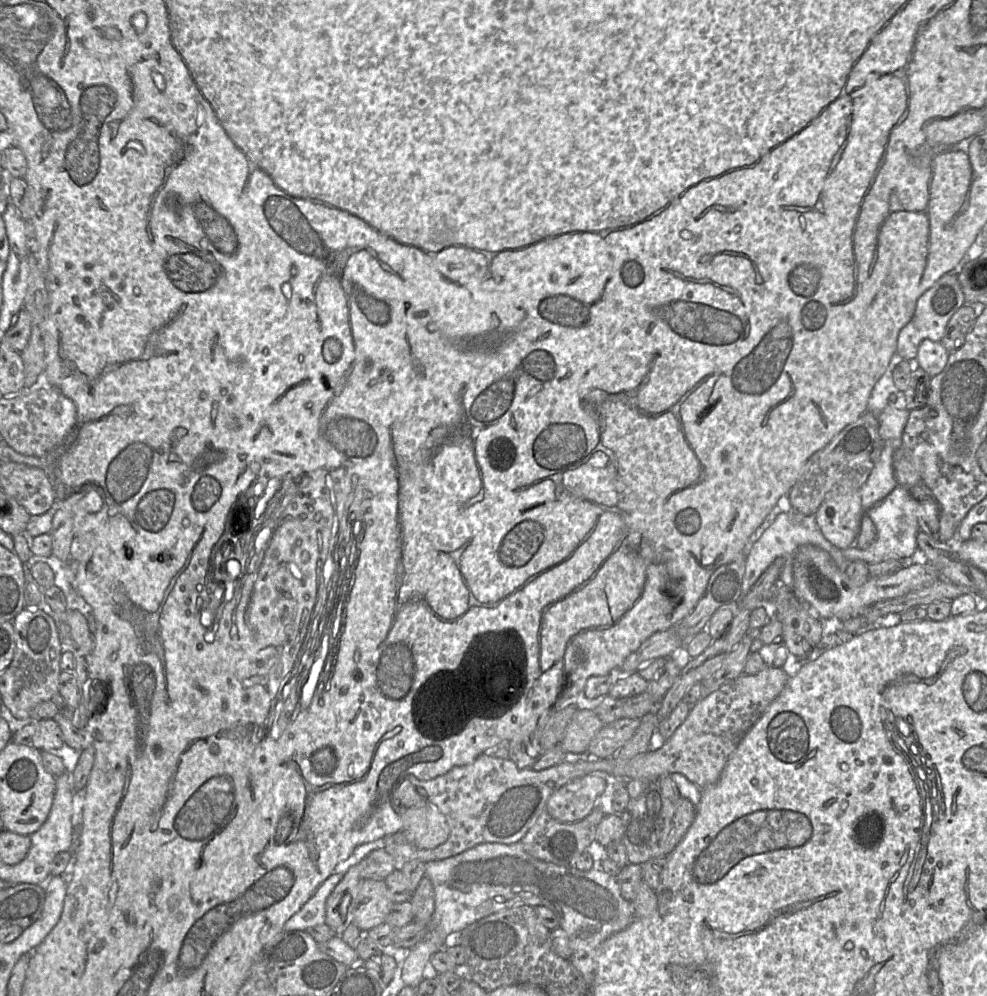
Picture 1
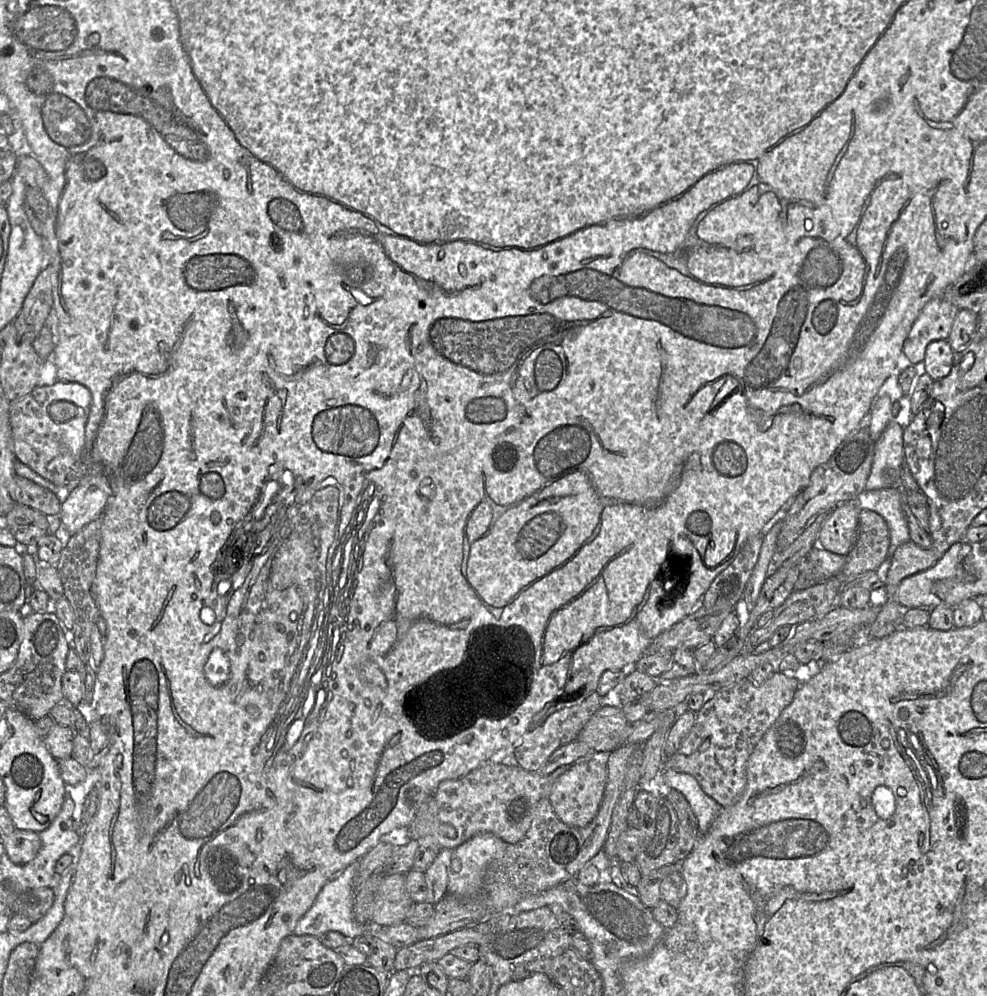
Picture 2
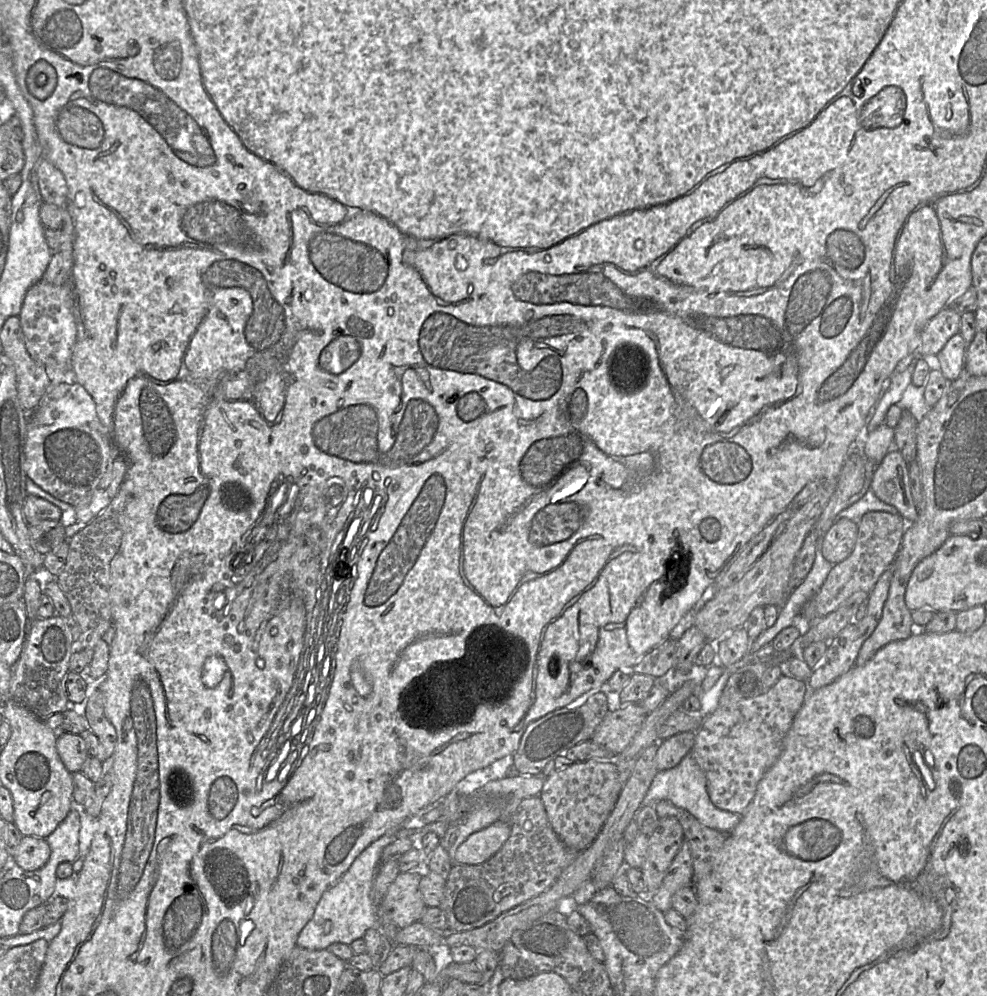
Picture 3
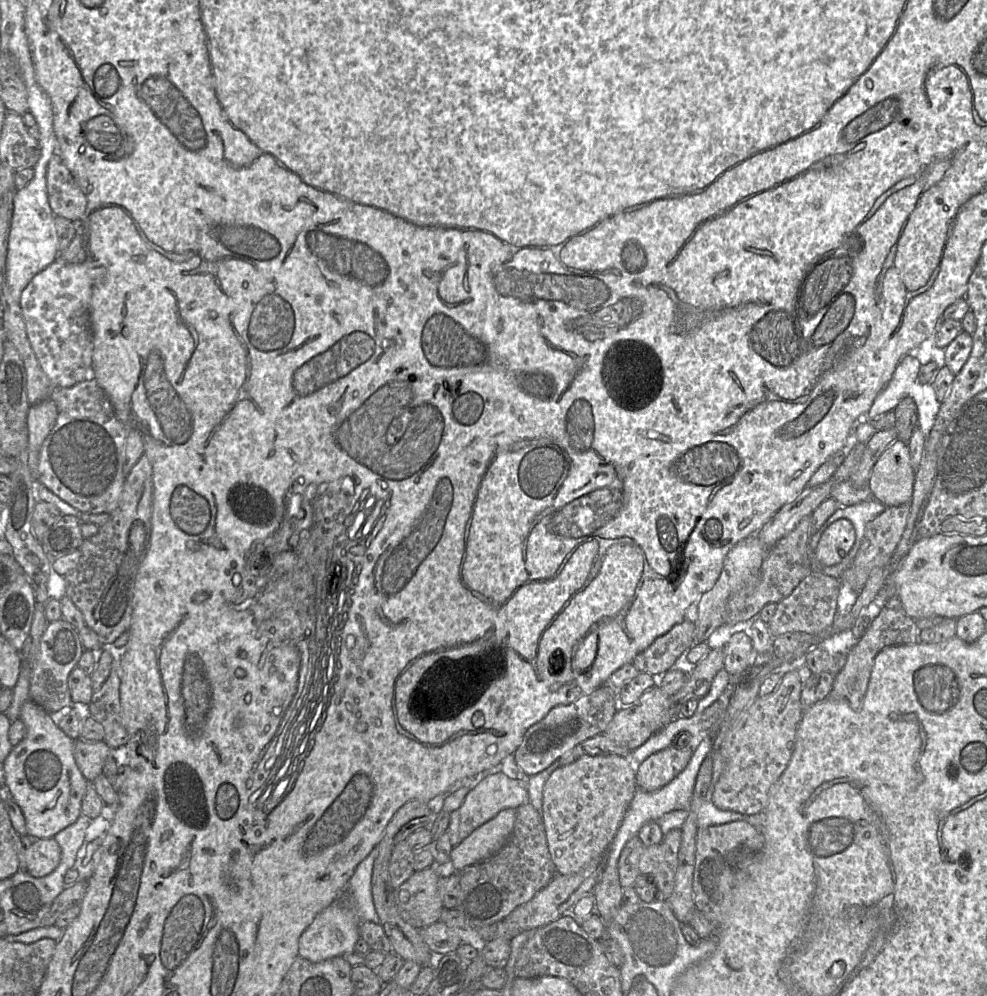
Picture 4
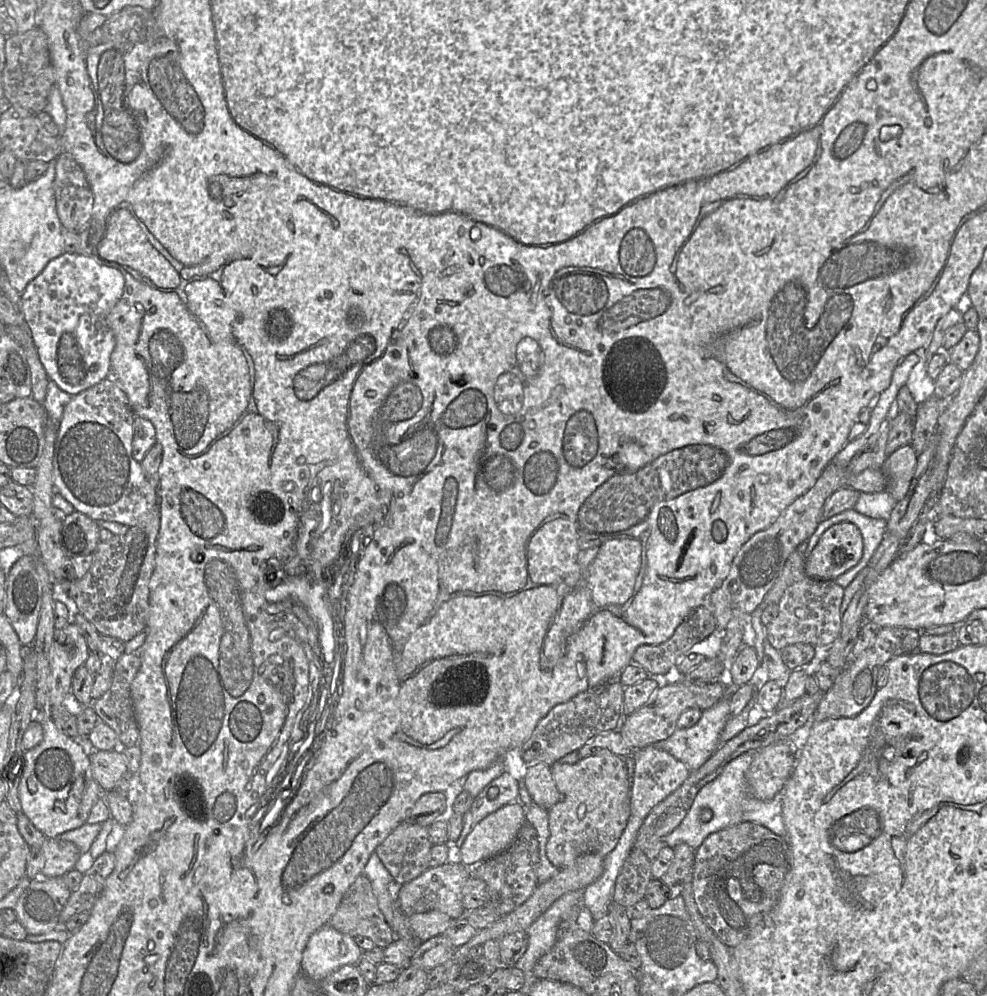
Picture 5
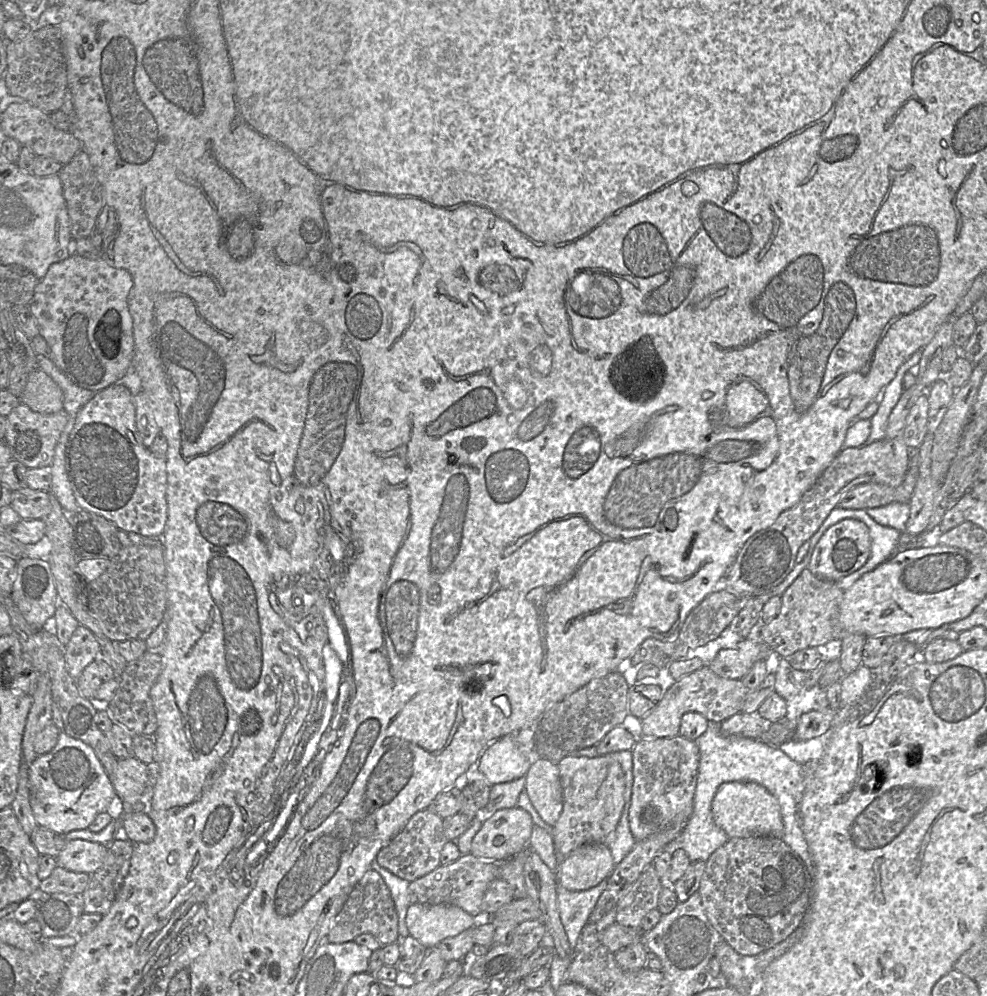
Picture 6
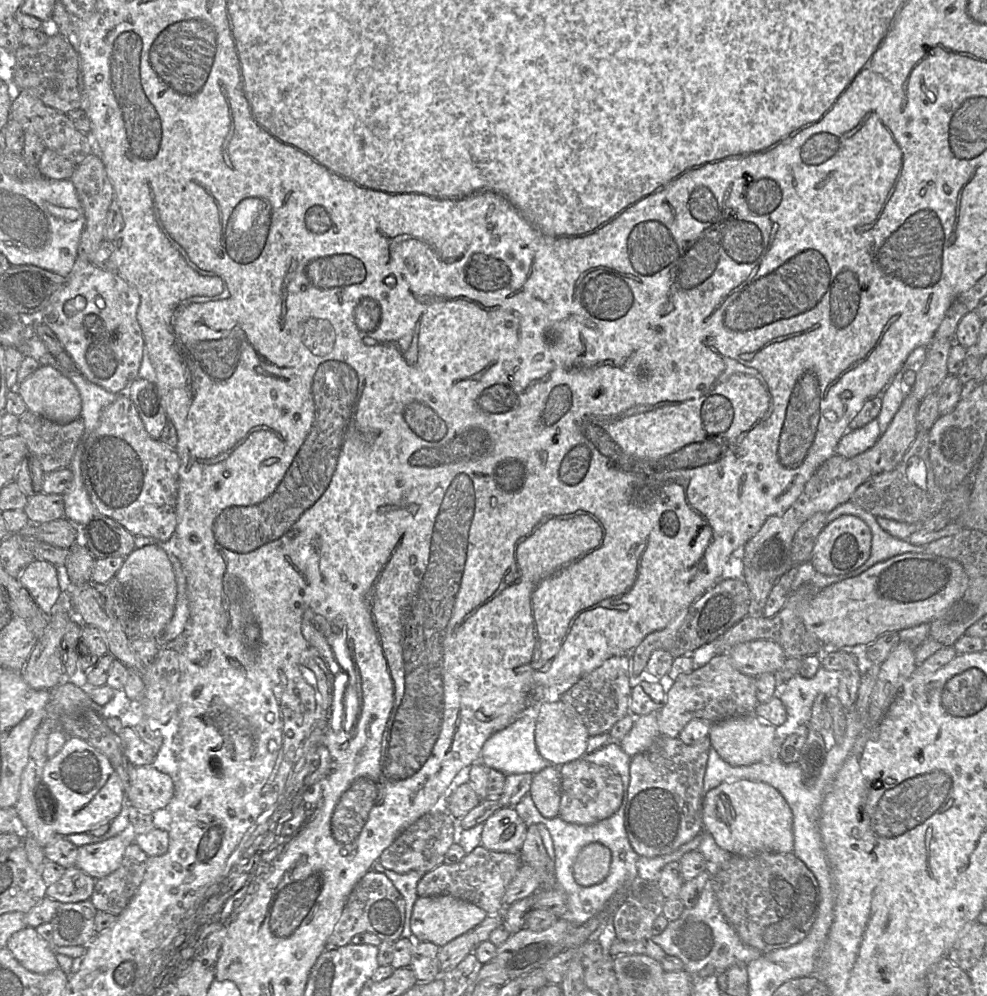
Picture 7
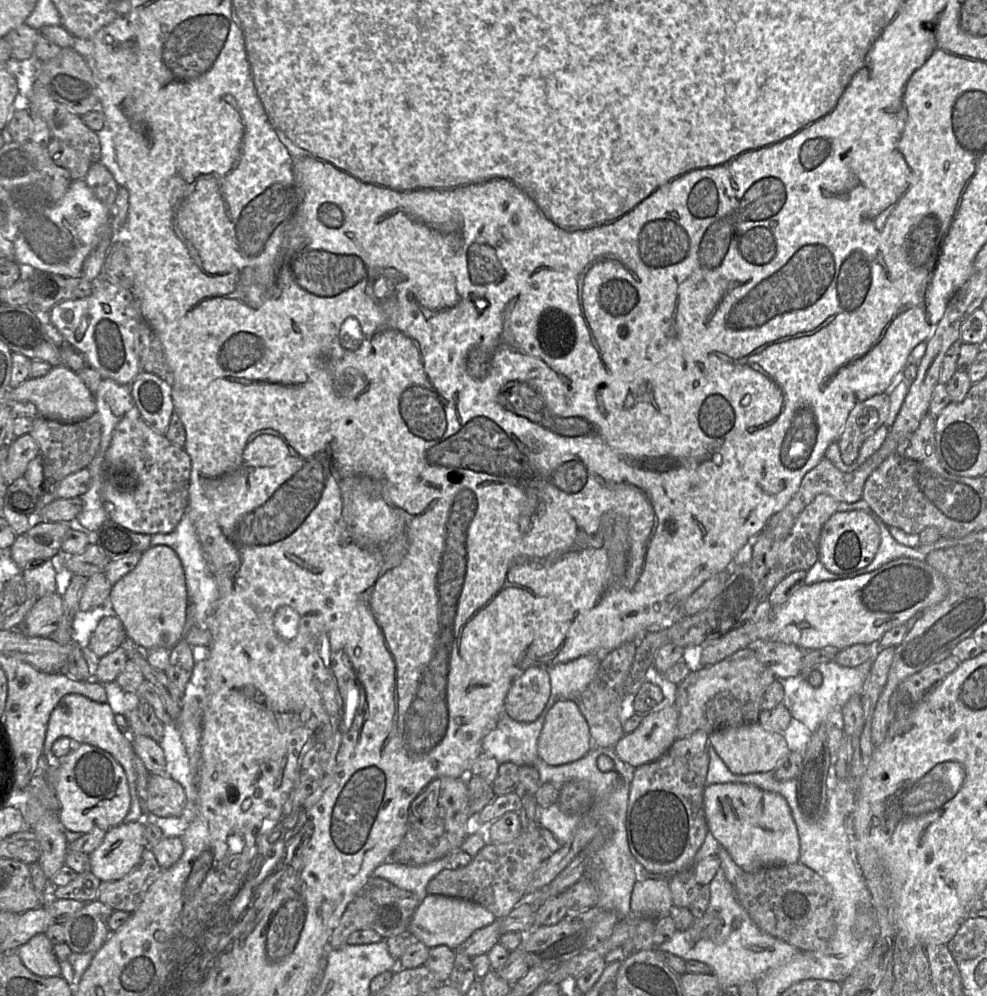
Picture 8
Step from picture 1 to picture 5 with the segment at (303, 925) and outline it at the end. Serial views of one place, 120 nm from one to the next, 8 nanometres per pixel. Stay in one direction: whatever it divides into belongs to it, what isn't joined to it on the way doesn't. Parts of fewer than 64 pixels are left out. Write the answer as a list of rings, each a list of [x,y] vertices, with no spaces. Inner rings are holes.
[[[374,852],[369,858],[363,874],[369,879],[373,892],[378,900],[378,905],[386,921],[391,924],[393,916],[393,901],[398,900],[398,884],[380,858]],[[327,924],[309,938],[302,954],[301,972],[313,980],[322,980],[343,965],[357,965],[362,954],[352,936]]]

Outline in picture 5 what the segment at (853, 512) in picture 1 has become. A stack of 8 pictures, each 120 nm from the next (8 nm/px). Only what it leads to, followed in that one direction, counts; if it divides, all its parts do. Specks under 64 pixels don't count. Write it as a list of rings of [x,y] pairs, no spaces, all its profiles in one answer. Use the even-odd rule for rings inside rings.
[[[850,522],[829,527],[806,558],[805,573],[820,580],[834,580],[852,567],[863,555],[860,530]]]

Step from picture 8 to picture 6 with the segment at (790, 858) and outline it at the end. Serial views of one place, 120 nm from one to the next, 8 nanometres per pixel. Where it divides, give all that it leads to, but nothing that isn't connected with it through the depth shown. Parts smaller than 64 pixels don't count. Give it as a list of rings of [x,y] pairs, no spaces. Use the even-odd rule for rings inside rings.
[[[726,782],[721,784],[713,798],[711,811],[715,824],[729,838],[771,836],[782,839],[783,822],[777,799],[763,786],[754,782]]]

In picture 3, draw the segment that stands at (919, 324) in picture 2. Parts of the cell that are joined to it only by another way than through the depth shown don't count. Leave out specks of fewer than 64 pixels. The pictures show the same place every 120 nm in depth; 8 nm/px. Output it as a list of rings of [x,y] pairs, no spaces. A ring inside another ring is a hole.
[[[950,307],[943,308],[923,328],[920,346],[915,354],[918,357],[937,355],[948,340],[959,333],[960,323],[960,314]]]

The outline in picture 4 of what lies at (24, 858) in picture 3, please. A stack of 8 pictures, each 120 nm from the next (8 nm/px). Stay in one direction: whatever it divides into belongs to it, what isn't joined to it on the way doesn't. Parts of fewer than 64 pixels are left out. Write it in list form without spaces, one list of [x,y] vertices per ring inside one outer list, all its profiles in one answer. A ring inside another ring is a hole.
[[[54,838],[37,839],[26,850],[26,872],[35,878],[52,873],[61,860],[61,848]]]

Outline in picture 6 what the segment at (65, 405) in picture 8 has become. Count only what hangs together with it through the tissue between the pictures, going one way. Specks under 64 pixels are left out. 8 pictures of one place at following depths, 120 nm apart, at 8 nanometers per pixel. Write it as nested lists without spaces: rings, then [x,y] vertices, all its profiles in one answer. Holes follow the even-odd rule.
[[[36,368],[29,374],[20,402],[31,410],[43,414],[53,414],[64,410],[61,388],[40,368]]]

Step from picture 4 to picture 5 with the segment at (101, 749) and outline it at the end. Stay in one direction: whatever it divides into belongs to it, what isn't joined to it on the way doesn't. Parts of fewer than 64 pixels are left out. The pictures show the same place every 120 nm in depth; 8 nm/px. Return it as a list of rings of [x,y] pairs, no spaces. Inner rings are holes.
[[[91,750],[89,754],[93,778],[104,792],[115,790],[116,785],[127,775],[127,759],[122,751]]]

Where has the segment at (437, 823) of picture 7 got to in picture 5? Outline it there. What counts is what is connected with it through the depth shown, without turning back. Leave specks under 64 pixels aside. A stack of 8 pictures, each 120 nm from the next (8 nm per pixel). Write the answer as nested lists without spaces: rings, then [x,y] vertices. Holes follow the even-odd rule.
[[[402,822],[375,852],[394,880],[403,885],[430,868],[432,846],[428,827]]]

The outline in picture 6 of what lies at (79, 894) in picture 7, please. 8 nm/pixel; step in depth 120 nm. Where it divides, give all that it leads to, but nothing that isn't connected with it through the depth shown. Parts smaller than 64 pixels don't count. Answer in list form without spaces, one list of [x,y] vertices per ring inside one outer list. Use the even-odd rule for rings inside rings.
[[[57,866],[47,879],[41,881],[39,890],[47,894],[82,895],[89,884],[89,880],[90,875],[88,873],[73,872]]]

